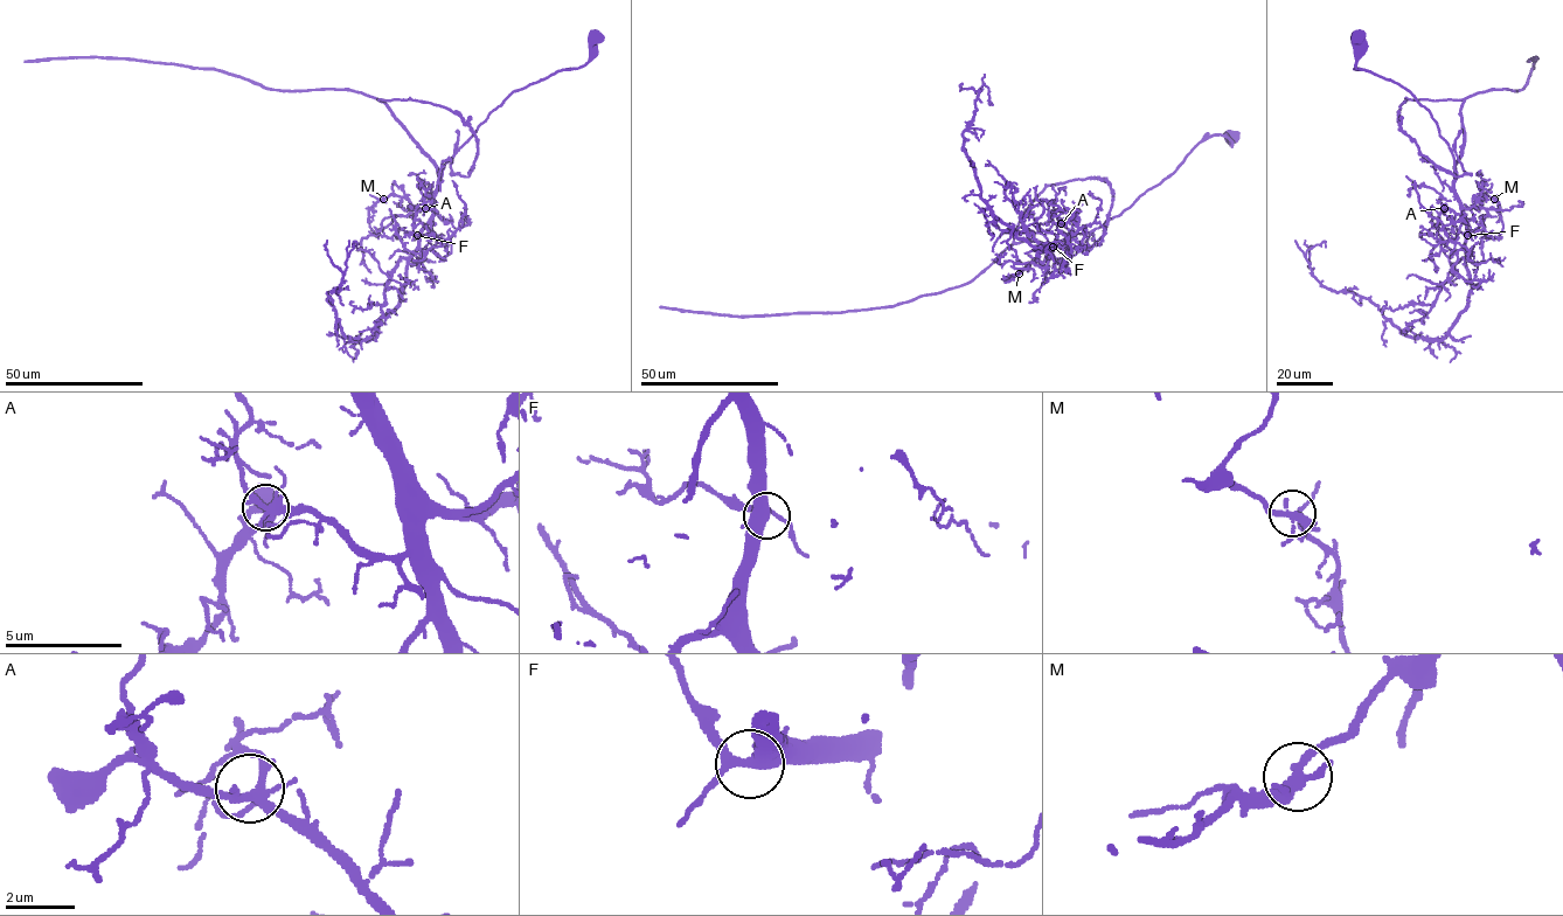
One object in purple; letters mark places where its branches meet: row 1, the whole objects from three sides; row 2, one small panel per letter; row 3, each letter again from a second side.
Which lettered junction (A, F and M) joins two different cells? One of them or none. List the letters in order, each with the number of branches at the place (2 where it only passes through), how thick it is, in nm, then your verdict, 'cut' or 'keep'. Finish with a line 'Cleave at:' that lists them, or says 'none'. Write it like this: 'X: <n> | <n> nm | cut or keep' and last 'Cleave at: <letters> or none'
A: 6 | 300 nm | keep
F: 4 | 440 nm | keep
M: 4 | 280 nm | keep
Cleave at: none

